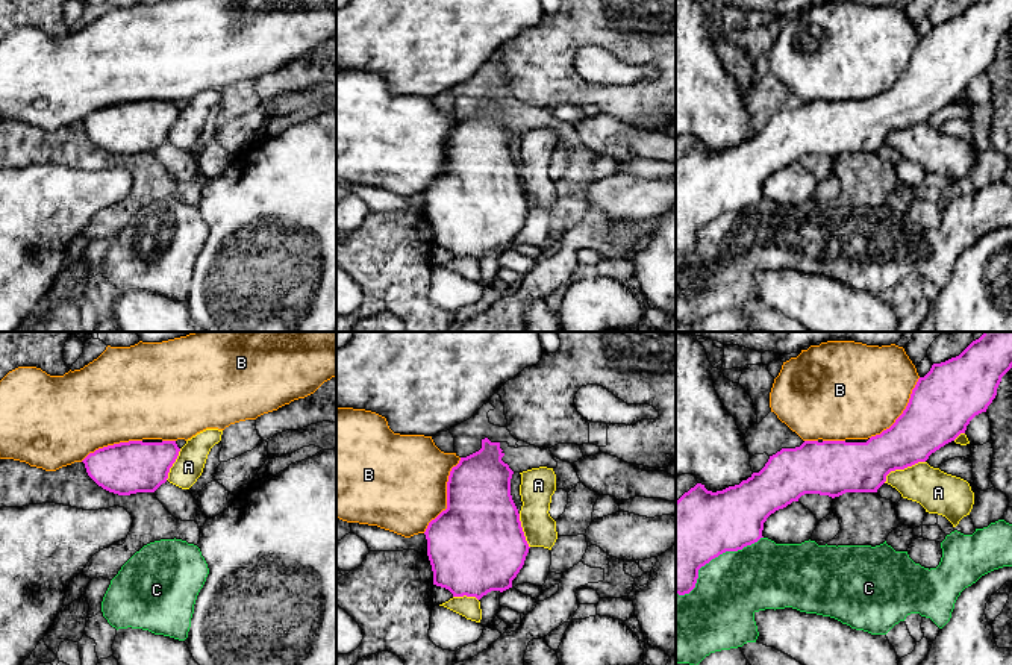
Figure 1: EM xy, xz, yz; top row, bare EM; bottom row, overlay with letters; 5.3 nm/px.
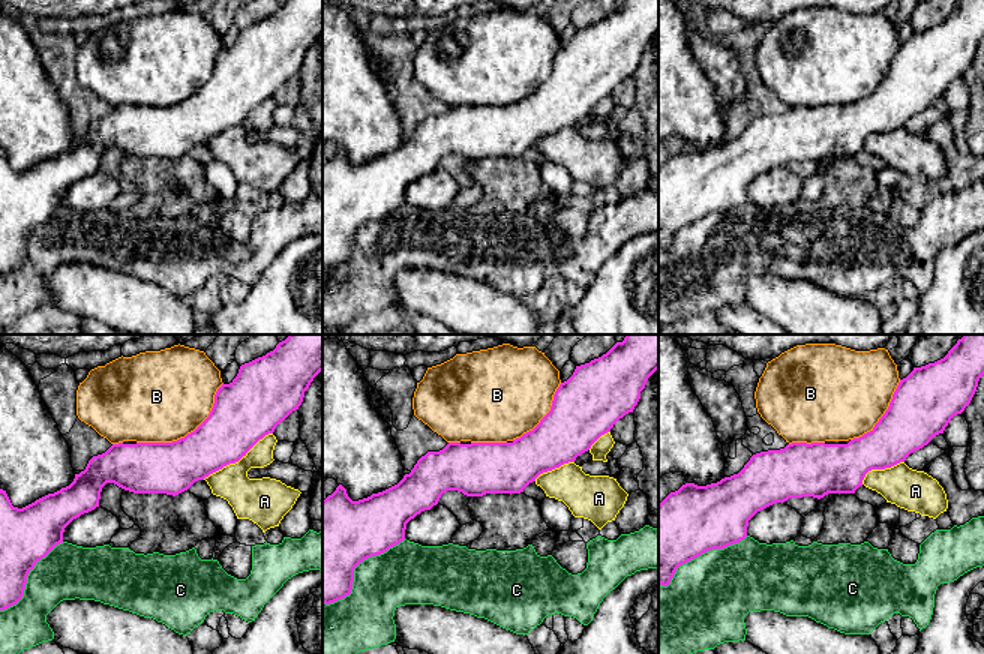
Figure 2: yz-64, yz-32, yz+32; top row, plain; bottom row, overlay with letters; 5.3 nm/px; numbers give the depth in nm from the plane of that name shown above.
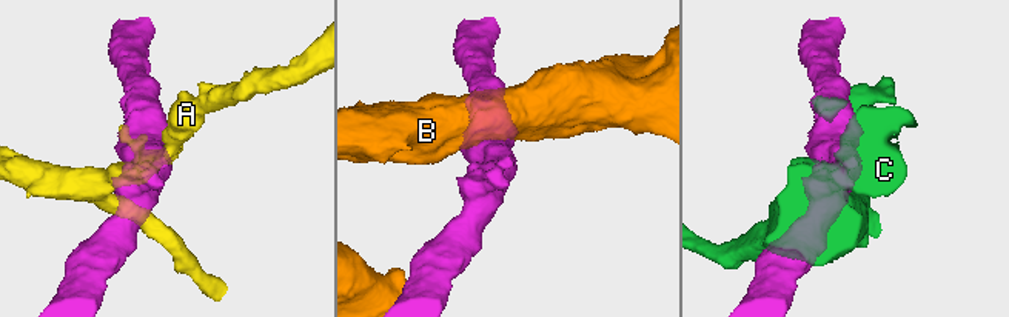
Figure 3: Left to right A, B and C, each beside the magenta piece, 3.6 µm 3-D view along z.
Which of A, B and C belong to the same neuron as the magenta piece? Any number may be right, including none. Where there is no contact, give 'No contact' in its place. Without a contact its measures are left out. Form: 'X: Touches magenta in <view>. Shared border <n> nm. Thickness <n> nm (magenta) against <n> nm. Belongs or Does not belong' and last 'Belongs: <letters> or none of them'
A: Touches magenta in yz. Shared border 260 nm. Thickness 280 nm (magenta) against 220 nm. Does not belong
B: Touches magenta in xz. Shared border 440 nm. Thickness 420 nm (magenta) against 480 nm. Does not belong
C: Touches magenta in yz. Shared border 550 nm. Thickness 400 nm (magenta) against 360 nm. Does not belong
Belongs: none of them

